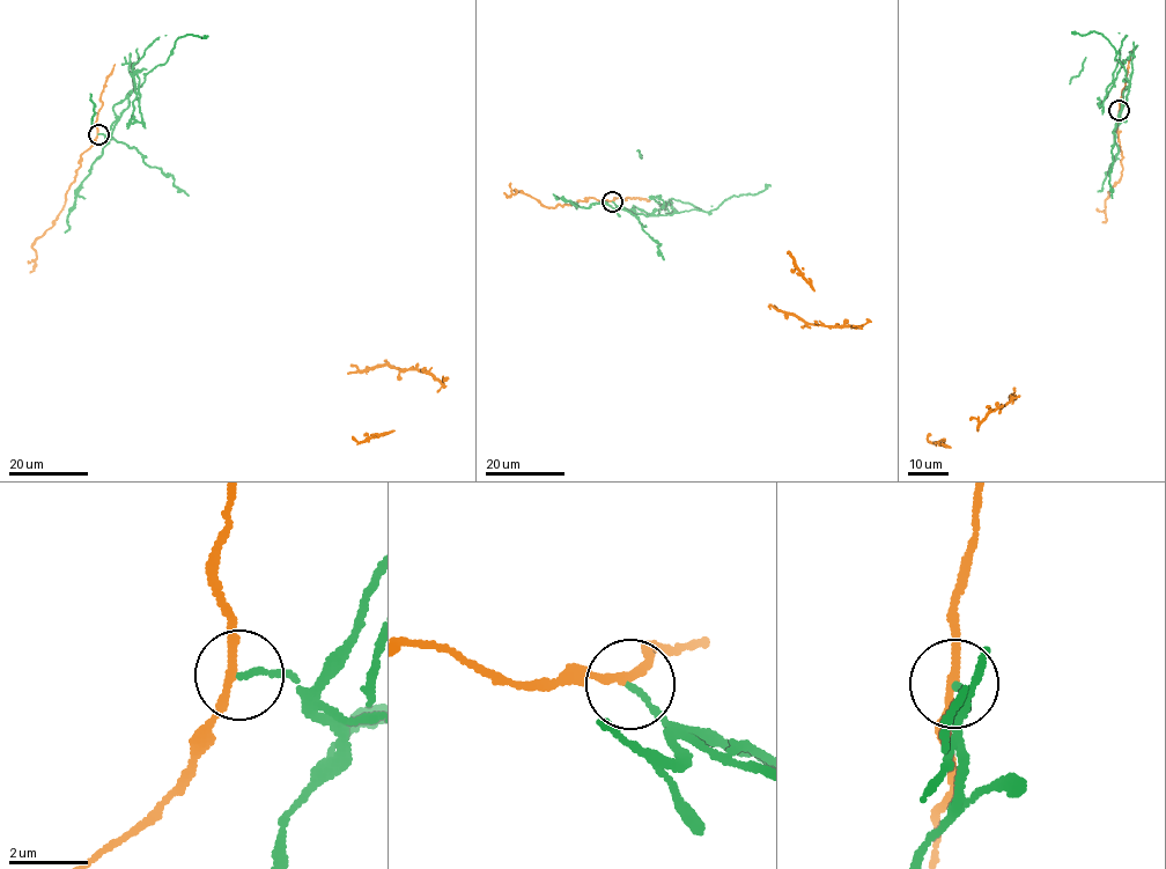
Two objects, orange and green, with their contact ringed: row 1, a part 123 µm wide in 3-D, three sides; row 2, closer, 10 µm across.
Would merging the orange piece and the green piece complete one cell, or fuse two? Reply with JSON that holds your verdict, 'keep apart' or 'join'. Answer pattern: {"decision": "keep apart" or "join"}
{"decision": "keep apart"}

